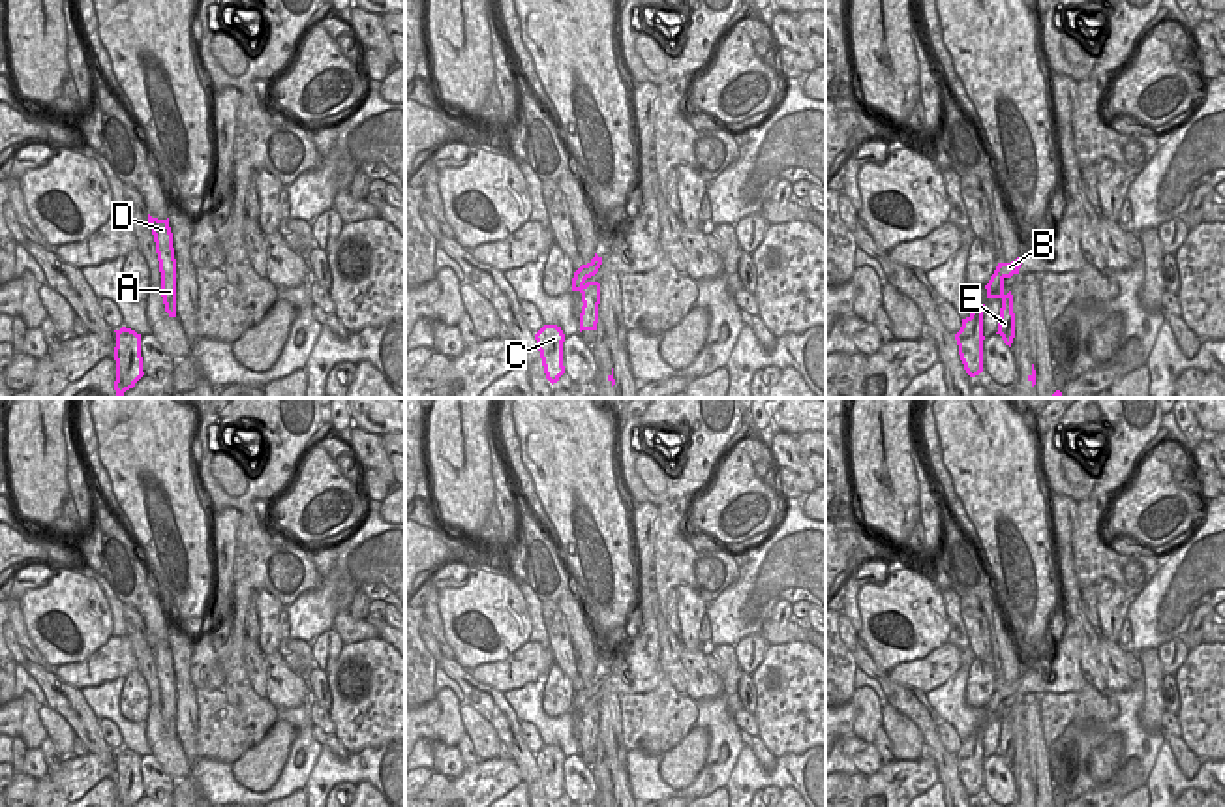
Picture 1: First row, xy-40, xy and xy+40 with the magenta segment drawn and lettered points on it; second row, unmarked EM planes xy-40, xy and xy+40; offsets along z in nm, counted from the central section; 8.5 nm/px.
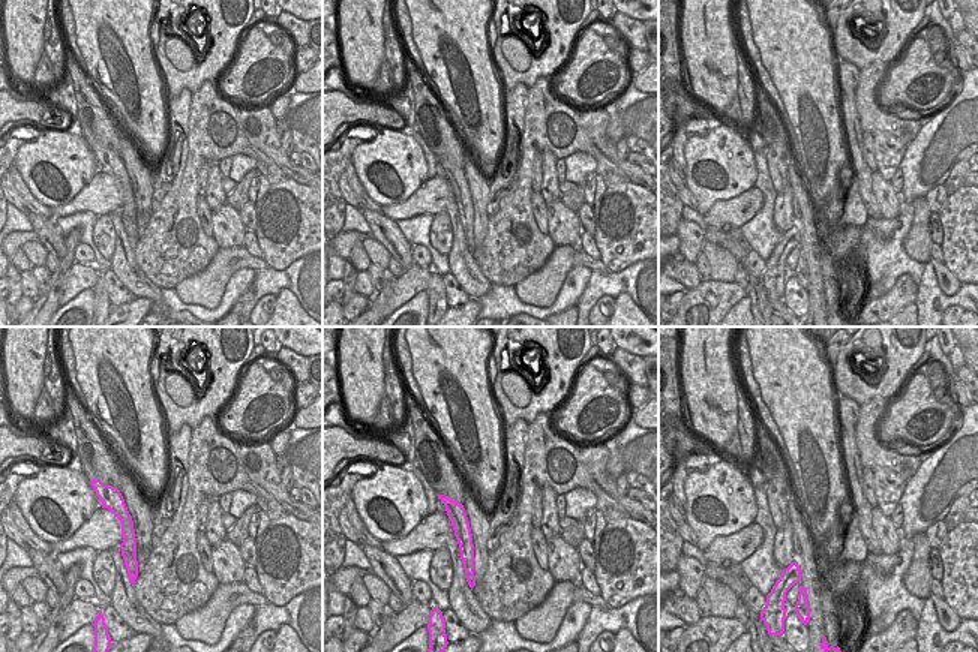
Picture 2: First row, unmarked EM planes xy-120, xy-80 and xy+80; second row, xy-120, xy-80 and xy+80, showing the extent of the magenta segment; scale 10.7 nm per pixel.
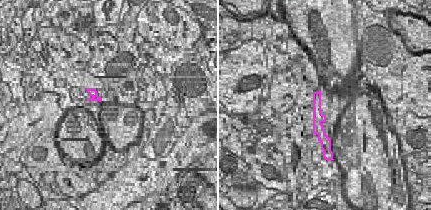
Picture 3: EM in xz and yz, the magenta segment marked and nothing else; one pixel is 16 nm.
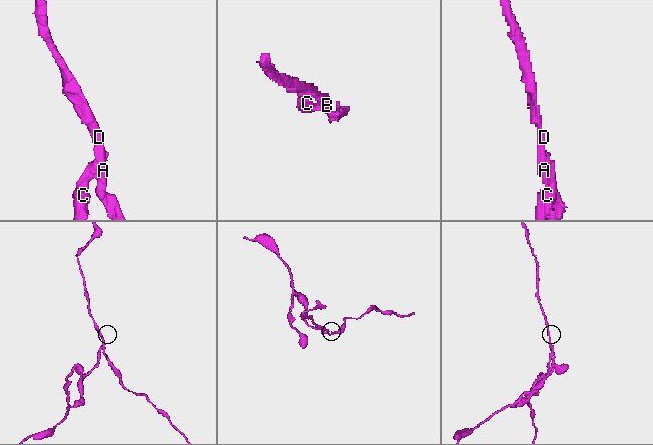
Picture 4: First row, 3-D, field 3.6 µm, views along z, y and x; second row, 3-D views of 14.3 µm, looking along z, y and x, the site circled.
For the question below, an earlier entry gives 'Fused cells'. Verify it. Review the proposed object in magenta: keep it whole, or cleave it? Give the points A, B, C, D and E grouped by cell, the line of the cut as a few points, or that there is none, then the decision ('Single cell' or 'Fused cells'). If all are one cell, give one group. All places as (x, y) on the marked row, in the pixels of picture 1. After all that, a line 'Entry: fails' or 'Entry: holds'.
Groups: A D E / B C. Split along xy (584, 286), (580, 291). Fused cells.
Entry: holds

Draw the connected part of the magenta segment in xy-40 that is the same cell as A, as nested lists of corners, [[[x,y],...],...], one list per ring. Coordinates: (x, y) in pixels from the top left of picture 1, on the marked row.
[[[148,214],[148,223],[156,242],[156,253],[161,272],[161,297],[169,317],[176,317],[176,259],[173,248],[173,233],[167,220],[158,220]]]

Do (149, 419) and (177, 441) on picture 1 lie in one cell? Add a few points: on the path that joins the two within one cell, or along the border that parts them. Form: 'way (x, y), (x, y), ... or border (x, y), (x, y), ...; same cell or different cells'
way (156, 426), (169, 440); same cell

